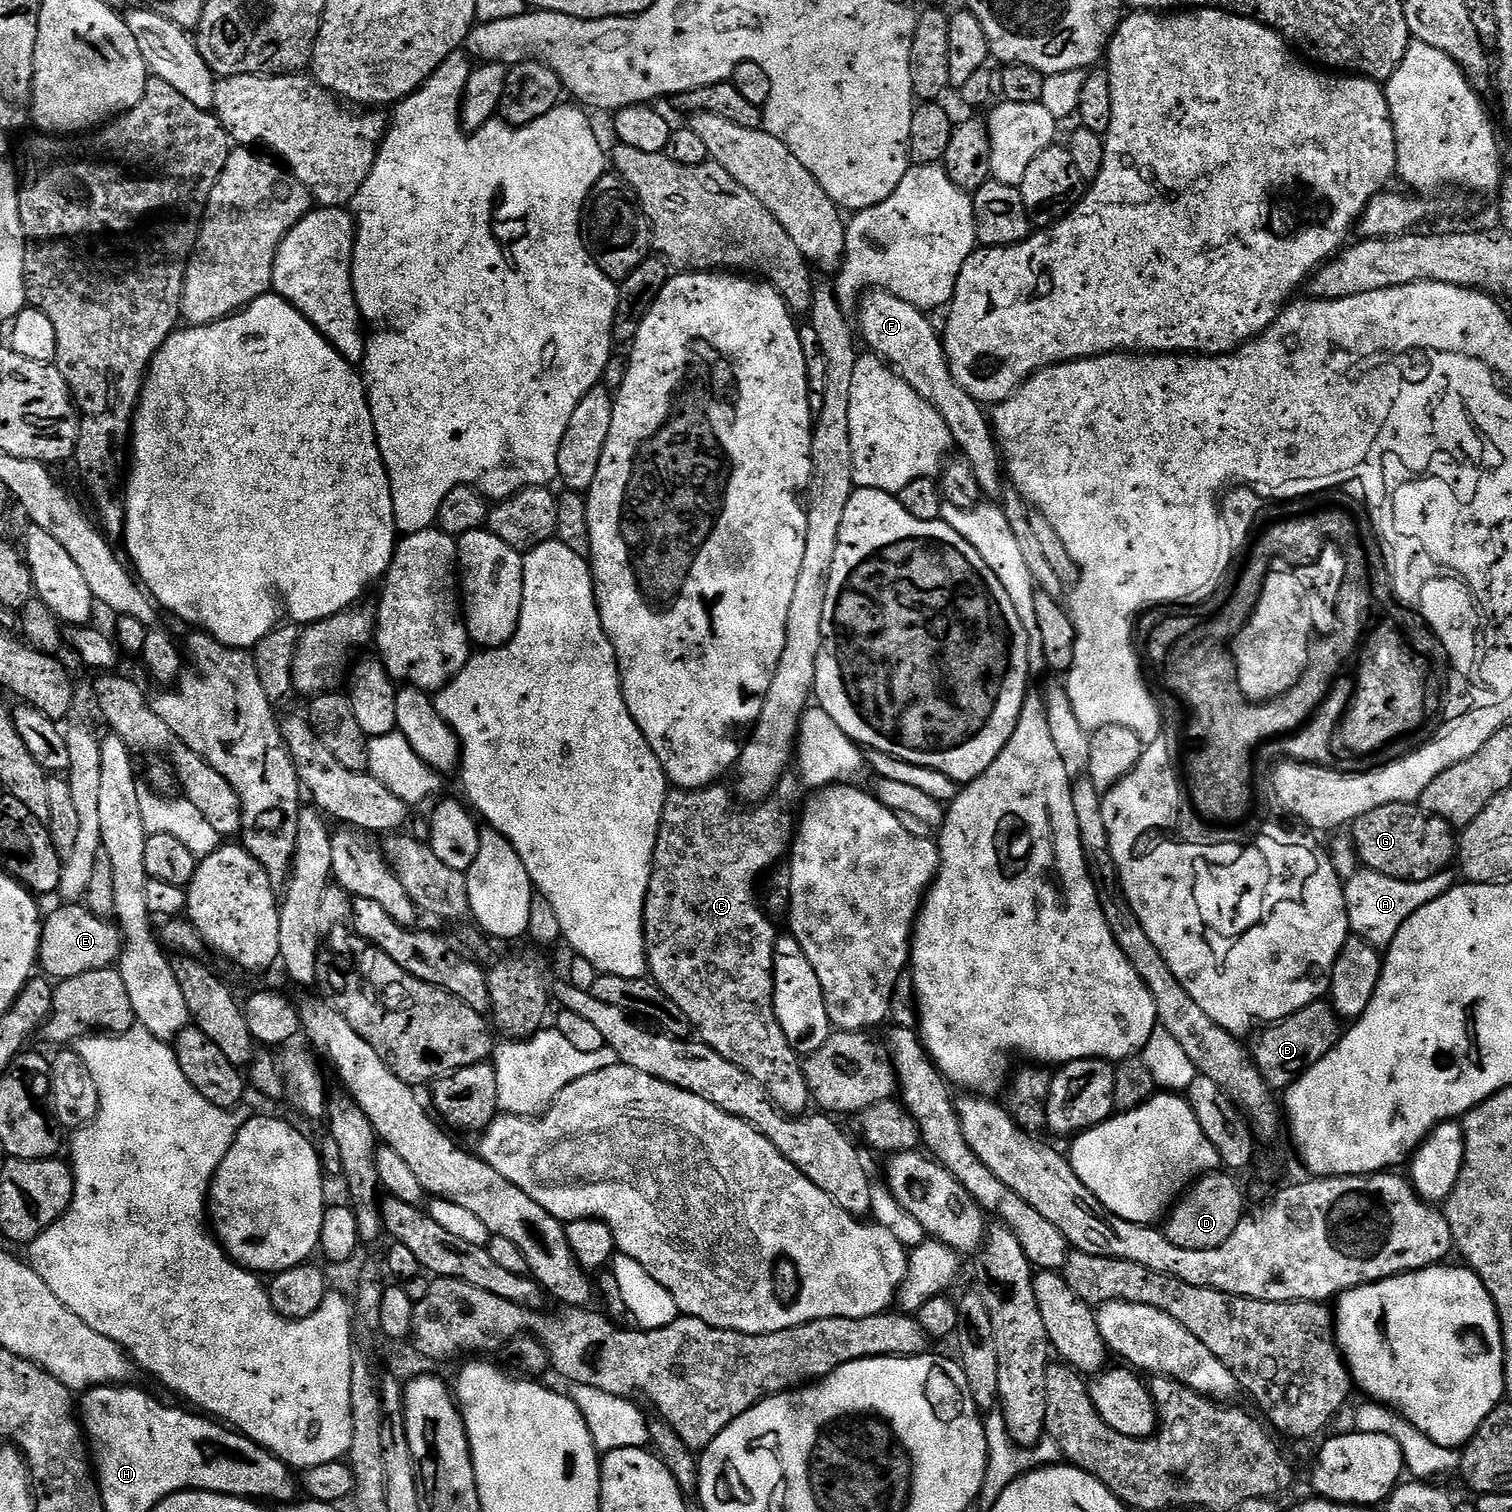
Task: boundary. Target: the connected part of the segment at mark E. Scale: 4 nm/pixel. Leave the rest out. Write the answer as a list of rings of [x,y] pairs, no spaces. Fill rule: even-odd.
[[[68,902],[60,907],[64,908],[44,920],[44,933],[40,936],[39,967],[57,981],[113,967],[124,951],[126,940],[121,929],[105,917],[94,915],[83,903]]]

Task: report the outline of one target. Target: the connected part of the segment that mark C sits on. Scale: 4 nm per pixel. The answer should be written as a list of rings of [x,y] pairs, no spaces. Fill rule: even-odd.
[[[717,782],[707,788],[689,788],[687,790],[672,790],[668,793],[668,802],[664,807],[664,820],[660,824],[660,834],[659,840],[656,843],[656,858],[653,861],[653,873],[652,882],[648,887],[648,898],[646,900],[646,906],[644,907],[644,935],[645,940],[648,943],[648,971],[650,973],[651,979],[655,982],[657,986],[663,990],[670,998],[674,998],[674,1002],[678,1002],[678,1006],[682,1006],[682,1010],[686,1010],[686,1014],[690,1018],[693,1029],[698,1033],[700,1032],[699,1039],[705,1044],[709,1044],[714,1050],[718,1050],[718,1054],[722,1054],[728,1060],[737,1064],[740,1068],[746,1070],[753,1078],[758,1082],[762,1082],[762,1086],[770,1094],[772,1101],[782,1109],[783,1112],[787,1112],[789,1116],[803,1116],[809,1111],[809,1106],[813,1103],[814,1093],[808,1088],[806,1074],[804,1073],[804,1065],[802,1063],[801,1053],[796,1051],[796,1048],[792,1043],[789,1042],[786,1034],[780,1022],[778,1020],[778,1014],[774,1010],[774,984],[775,984],[775,974],[776,974],[776,942],[778,939],[778,931],[776,932],[776,923],[780,920],[780,915],[787,913],[790,908],[790,889],[793,887],[793,873],[790,871],[789,865],[786,863],[784,865],[784,859],[786,861],[789,859],[790,853],[793,851],[793,845],[798,833],[798,813],[802,808],[802,800],[800,804],[800,792],[795,788],[794,785],[788,784],[789,782],[781,783],[780,787],[776,789],[774,795],[755,805],[755,806],[744,806],[744,809],[739,812],[736,809],[736,804],[738,805],[738,800],[735,795],[732,796],[723,787],[723,783]]]

